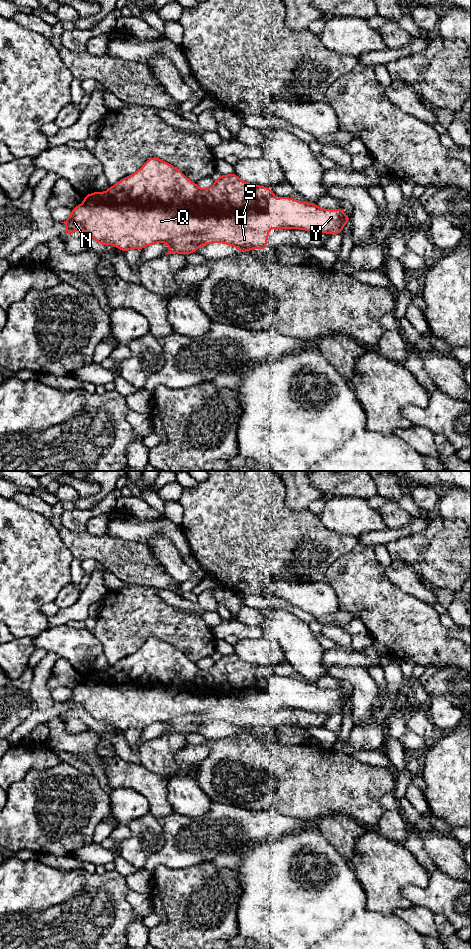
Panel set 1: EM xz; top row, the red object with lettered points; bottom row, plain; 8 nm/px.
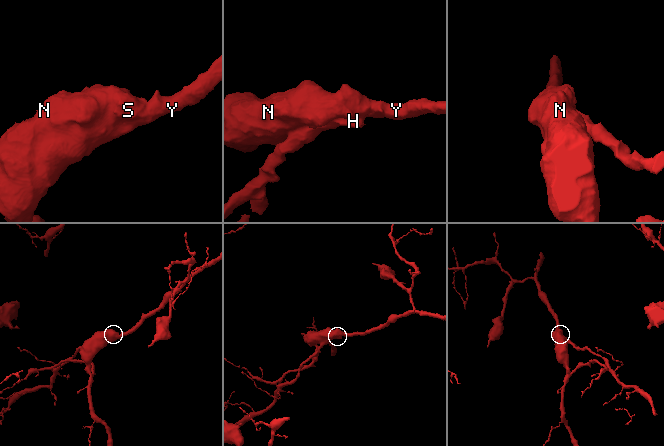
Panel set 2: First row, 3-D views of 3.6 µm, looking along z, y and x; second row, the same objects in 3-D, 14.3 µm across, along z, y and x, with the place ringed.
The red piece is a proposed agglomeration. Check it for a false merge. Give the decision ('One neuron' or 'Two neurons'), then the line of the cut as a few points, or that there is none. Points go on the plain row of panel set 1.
Two neurons. Split along xz (266, 710), (233, 705), (210, 705), (164, 722)

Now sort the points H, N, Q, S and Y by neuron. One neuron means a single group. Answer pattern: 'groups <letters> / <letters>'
groups H / N Q S Y

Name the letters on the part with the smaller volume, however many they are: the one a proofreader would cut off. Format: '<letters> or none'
H

